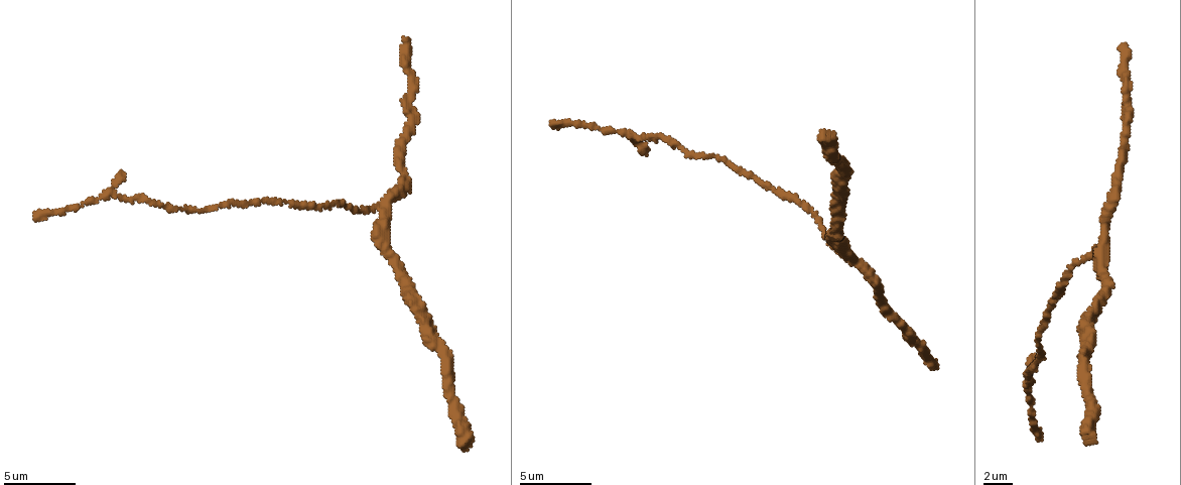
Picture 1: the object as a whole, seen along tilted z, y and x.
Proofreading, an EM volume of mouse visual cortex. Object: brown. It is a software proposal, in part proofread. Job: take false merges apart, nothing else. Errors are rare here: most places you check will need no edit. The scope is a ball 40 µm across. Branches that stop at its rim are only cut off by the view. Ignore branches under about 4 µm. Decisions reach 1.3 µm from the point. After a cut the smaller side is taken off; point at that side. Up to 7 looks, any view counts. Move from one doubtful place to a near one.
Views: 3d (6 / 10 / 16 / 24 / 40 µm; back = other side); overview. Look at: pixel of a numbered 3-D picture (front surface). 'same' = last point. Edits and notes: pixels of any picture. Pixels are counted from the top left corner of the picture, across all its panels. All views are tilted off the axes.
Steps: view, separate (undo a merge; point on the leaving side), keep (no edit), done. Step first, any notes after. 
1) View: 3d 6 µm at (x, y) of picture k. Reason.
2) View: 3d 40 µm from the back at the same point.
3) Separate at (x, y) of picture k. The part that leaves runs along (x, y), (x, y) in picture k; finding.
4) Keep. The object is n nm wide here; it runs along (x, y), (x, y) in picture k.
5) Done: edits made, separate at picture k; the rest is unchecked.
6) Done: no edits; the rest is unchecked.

View: 3d 10 µm at (1103, 233) of picture 1. Side arm on a straight run.

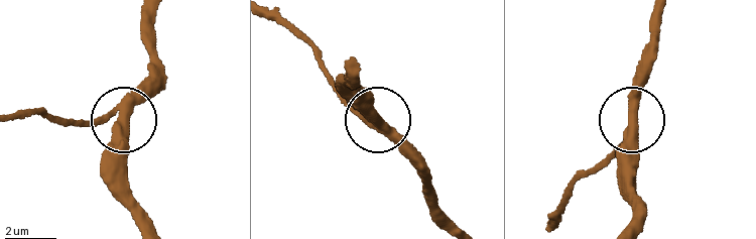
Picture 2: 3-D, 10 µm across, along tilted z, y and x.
View: 3d 10 µm from the back at (633, 118) of picture 2. Other side.

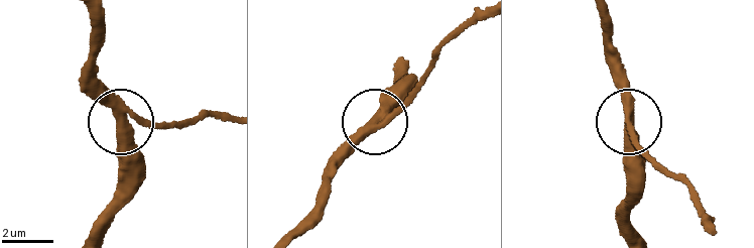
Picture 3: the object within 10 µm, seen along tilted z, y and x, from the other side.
Keep. 3 arms meet here; it runs along (430, 70), (418, 90), (324, 171) in picture 3; continuous, no second cell.

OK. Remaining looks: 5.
View: 3d 16 µm at (898, 324) of picture 1. Thin neck.

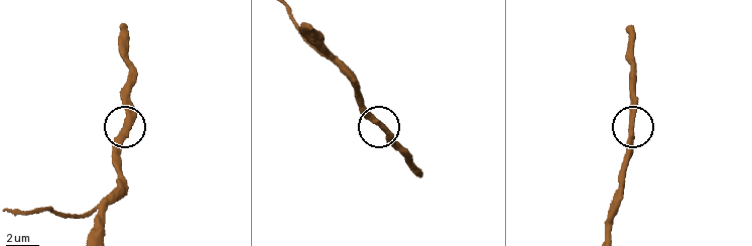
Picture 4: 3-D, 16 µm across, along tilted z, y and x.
Keep. The object is 360 nm wide here; it runs along (58, 215), (69, 218), (87, 211), (117, 183), (127, 76) in picture 4; continuous, no second cell.

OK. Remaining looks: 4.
View: 3d 10 µm at (777, 192) of picture 1. Thick turns thin.

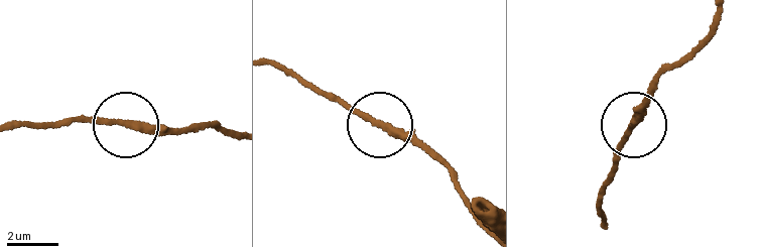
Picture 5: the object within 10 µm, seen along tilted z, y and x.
View: 3d 6 µm at (381, 123) of picture 5. Closer look.

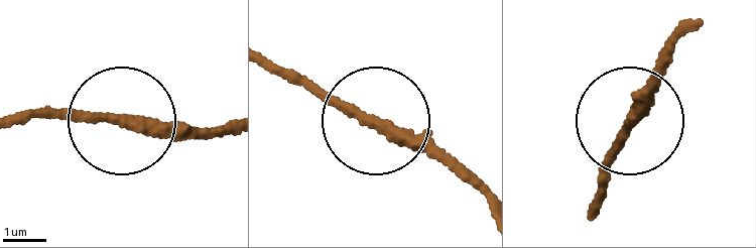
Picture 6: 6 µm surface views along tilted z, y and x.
Keep. The object is 270 nm wide here; it runs along (685, 31), (600, 177) in picture 6; continuous, no second cell.

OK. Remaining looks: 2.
View: 3d 16 µm at (125, 199) of picture 1. A narrow waist.

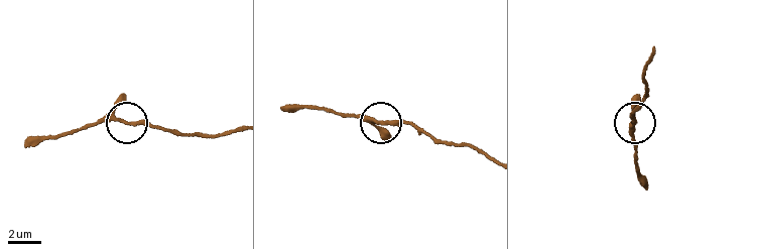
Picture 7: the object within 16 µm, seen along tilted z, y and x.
Keep. It runs along (491, 161), (469, 145), (441, 144), (404, 123), (351, 114) in picture 7; all the same cell.

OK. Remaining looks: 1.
Done: no edits; the rest is unchecked.

